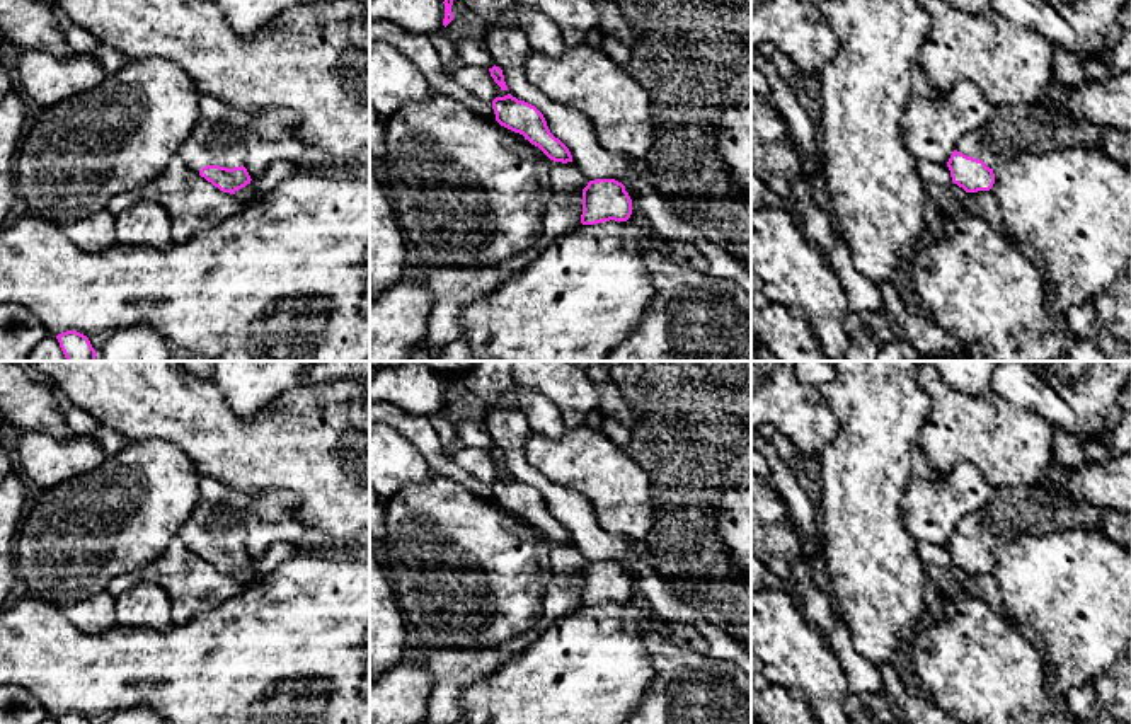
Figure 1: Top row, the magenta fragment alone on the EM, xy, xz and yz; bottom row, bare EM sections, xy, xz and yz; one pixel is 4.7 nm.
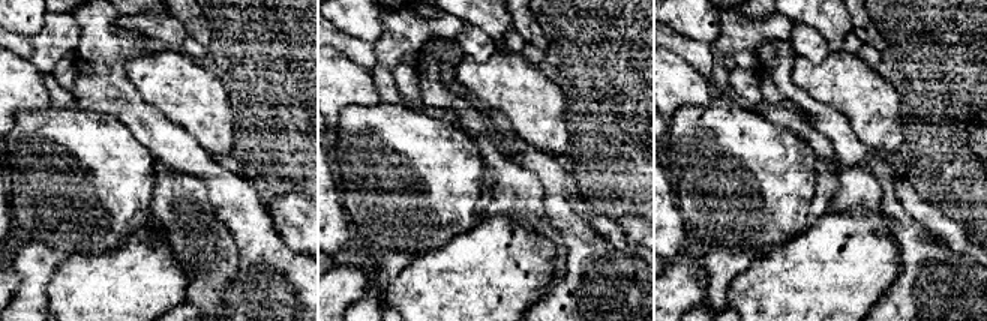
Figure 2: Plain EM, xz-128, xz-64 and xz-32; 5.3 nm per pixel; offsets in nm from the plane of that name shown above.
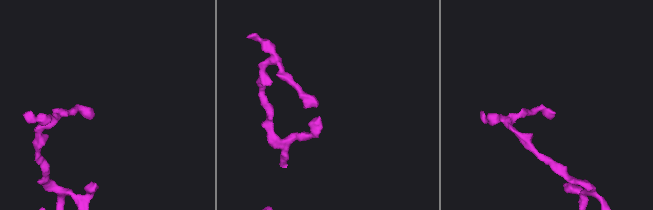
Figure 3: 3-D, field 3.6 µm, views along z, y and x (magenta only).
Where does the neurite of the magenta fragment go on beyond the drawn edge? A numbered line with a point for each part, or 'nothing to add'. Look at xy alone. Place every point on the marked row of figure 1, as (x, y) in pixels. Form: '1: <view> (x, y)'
1: xy (223, 143)

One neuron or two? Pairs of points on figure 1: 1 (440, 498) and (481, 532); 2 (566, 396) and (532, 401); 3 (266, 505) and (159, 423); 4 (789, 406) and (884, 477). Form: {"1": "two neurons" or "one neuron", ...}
{"1": "one neuron", "2": "two neurons", "3": "two neurons", "4": "two neurons"}

